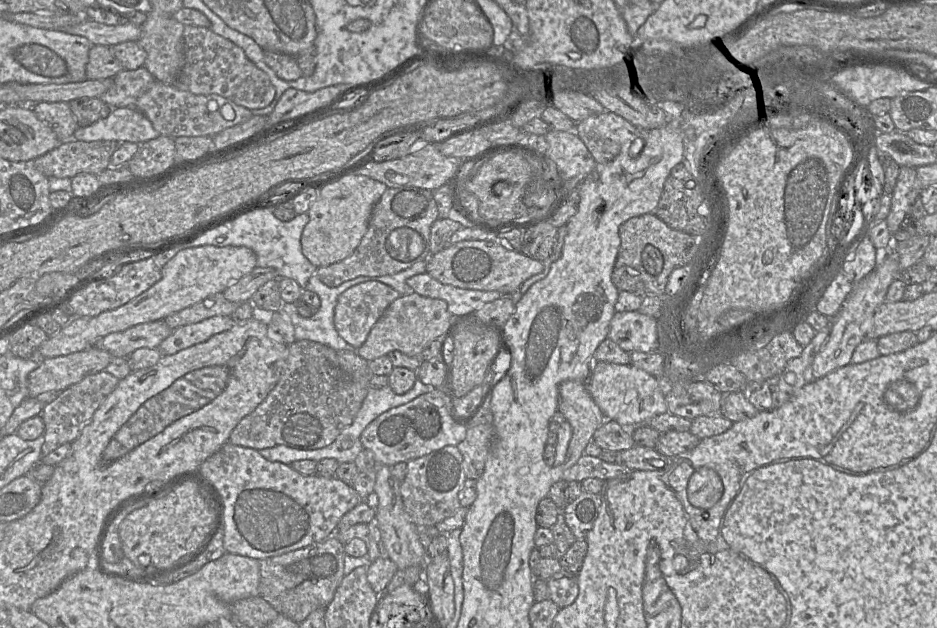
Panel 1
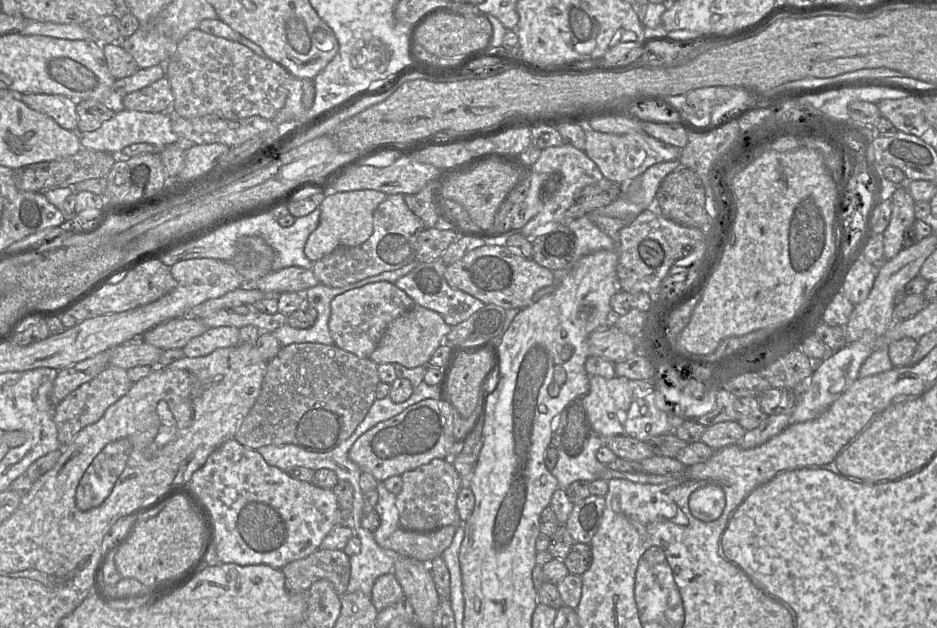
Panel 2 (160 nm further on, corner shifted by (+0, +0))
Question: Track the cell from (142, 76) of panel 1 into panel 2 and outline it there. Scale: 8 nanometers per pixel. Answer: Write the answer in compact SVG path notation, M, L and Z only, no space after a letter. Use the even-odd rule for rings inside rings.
M167 77L121 98L121 107L143 112L168 112L174 101L174 95Z

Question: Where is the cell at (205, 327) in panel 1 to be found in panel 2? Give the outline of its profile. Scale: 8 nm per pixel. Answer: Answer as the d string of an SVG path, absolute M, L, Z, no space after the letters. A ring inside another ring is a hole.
M234 326L208 328L202 335L191 339L183 348L187 357L201 357L218 348L233 347L240 344L240 332Z

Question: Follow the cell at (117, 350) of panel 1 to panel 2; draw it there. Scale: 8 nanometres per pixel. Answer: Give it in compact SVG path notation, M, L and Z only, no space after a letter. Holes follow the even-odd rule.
M180 317L151 328L139 339L162 350L183 349L191 339L202 335L207 329L201 319Z

